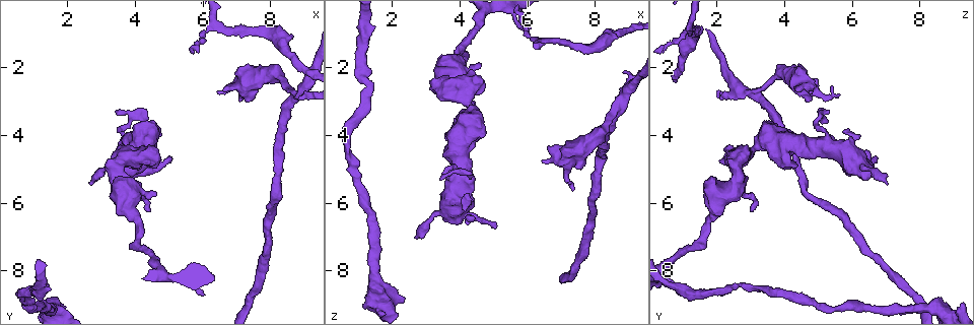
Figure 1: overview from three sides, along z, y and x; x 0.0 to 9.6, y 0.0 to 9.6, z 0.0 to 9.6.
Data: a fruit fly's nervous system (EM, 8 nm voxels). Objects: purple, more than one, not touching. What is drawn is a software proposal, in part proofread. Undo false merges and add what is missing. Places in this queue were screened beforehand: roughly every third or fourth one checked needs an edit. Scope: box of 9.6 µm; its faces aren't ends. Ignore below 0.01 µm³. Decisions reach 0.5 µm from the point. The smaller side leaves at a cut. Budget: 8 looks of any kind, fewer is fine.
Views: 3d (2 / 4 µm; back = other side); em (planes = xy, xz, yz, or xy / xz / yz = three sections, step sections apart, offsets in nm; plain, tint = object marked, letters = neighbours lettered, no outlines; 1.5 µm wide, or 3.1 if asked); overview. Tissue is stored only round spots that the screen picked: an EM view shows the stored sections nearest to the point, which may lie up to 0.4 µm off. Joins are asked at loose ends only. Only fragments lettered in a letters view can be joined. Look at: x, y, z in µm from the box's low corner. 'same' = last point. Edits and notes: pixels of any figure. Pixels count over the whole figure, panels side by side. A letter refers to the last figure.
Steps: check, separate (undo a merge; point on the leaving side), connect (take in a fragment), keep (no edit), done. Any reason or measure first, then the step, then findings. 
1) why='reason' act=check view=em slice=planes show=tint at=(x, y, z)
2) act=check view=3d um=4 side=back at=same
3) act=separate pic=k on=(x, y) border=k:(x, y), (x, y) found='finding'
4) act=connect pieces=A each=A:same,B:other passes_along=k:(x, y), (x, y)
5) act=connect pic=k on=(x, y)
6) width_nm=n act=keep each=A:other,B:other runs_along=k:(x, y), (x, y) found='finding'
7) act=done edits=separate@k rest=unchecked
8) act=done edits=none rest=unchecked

why='tapers out' act=check view=em slice=xz step=8 show=tint at=(6.00, 8.65, 0.95)

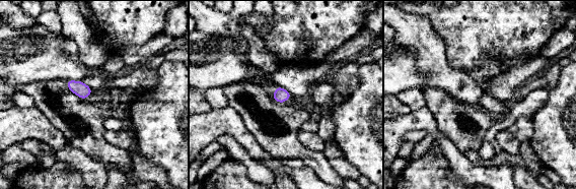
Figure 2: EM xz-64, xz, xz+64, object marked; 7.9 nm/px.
act=check view=em slice=planes show=letters at=same

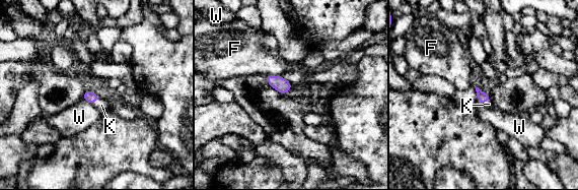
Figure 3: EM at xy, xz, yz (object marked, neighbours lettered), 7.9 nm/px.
act=connect pieces=K each=F:other,K:same,W:other passes_along=3:(90, 97), (96, 100), (101, 105) found='it goes on there'

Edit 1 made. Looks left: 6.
why='redraw' act=check view=overview

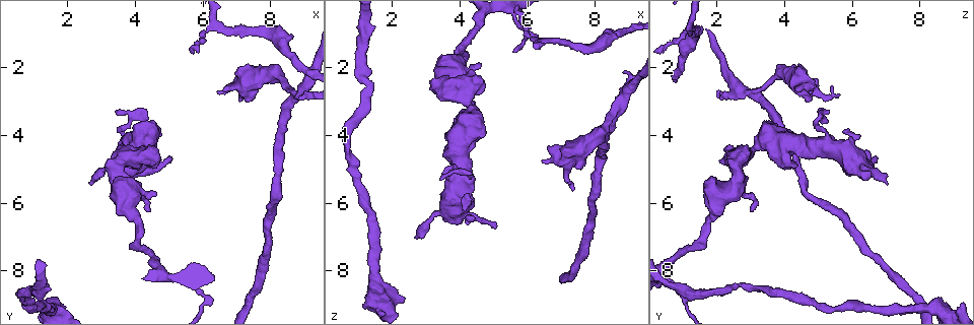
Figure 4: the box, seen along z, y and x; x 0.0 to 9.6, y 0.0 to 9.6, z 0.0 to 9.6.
why='tapers out' act=check view=em slice=planes show=tint at=(7.20, 2.60, 5.40)

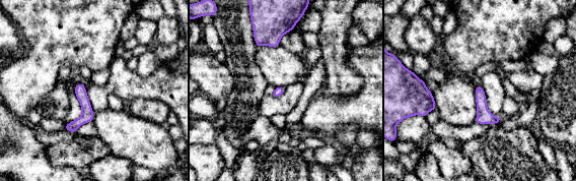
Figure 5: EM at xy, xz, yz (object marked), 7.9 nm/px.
act=check view=em slice=planes show=letters at=same

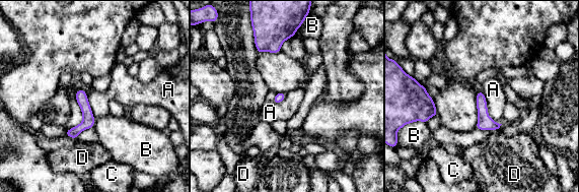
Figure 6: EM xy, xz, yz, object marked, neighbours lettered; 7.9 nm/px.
act=keep each=A:other,B:other,C:other,D:other found='no lettered fragment goes on from it'

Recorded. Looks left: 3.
act=done edits=connect@3 rest=unchecked

